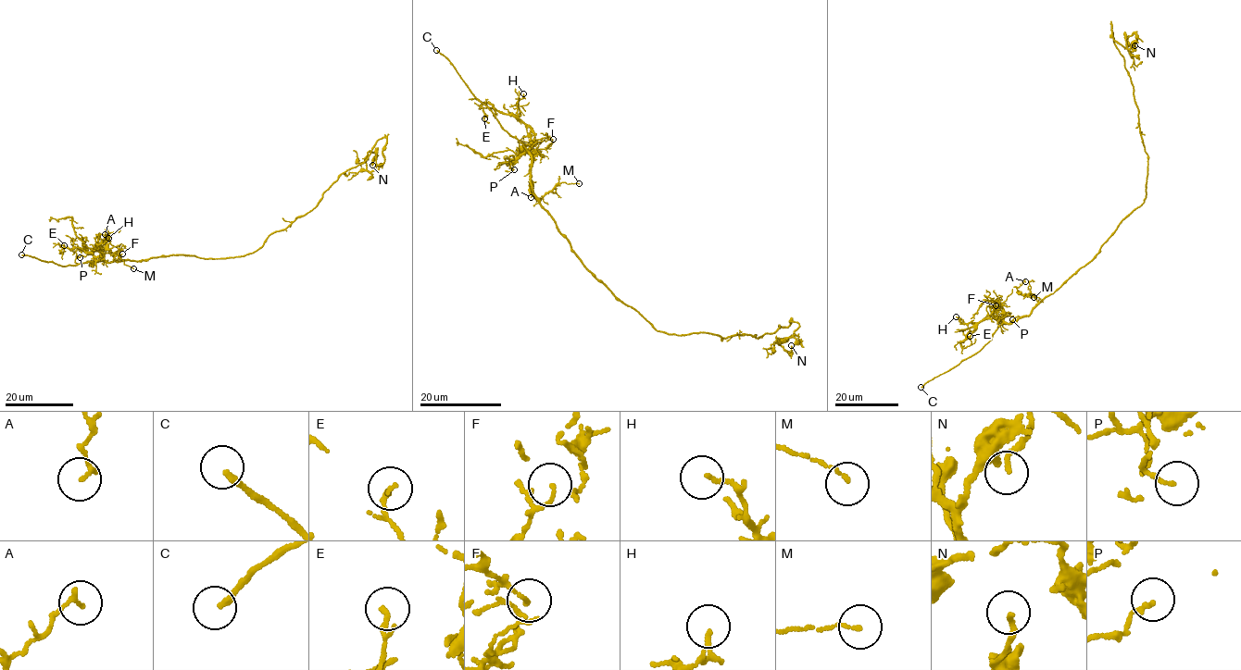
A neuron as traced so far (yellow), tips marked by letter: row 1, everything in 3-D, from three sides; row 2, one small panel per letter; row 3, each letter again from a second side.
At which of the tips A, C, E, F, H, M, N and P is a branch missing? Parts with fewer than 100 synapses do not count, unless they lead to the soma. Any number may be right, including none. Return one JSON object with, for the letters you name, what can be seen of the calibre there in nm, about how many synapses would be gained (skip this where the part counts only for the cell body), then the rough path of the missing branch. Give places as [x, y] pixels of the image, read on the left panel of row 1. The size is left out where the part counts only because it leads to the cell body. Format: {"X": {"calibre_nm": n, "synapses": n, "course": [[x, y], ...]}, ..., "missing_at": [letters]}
{"C": {"calibre_nm": 200}, "missing_at": ["C"]}

